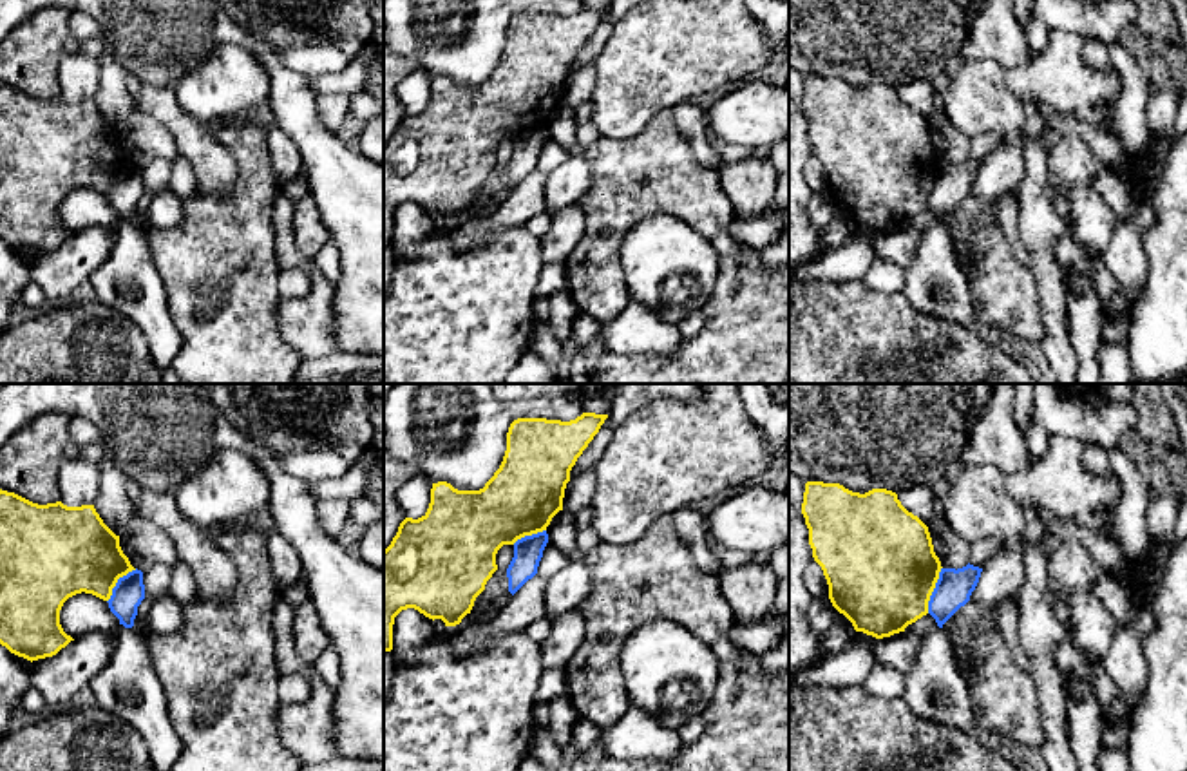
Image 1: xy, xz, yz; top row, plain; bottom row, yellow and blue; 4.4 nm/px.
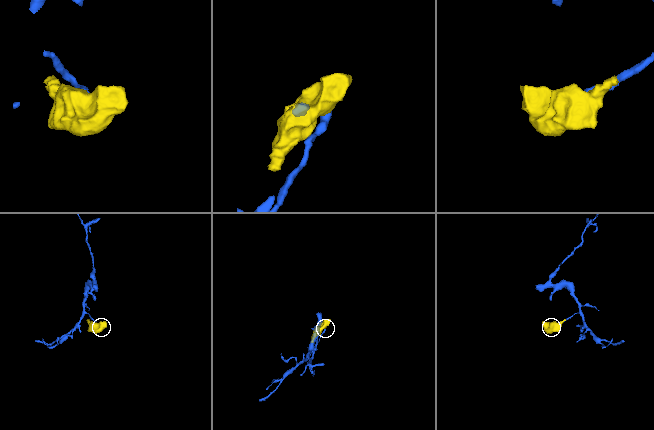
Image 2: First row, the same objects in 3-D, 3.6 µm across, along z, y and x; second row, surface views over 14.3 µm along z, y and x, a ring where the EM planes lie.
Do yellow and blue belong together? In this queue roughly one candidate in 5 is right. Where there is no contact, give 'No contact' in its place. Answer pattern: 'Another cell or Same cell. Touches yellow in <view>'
Another cell. Touches yellow in yz

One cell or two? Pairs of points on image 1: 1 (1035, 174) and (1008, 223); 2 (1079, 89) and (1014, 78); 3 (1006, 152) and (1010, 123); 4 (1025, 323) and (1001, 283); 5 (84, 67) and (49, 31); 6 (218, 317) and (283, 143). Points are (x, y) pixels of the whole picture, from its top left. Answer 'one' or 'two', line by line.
1: two
2: one
3: two
4: one
5: two
6: two

